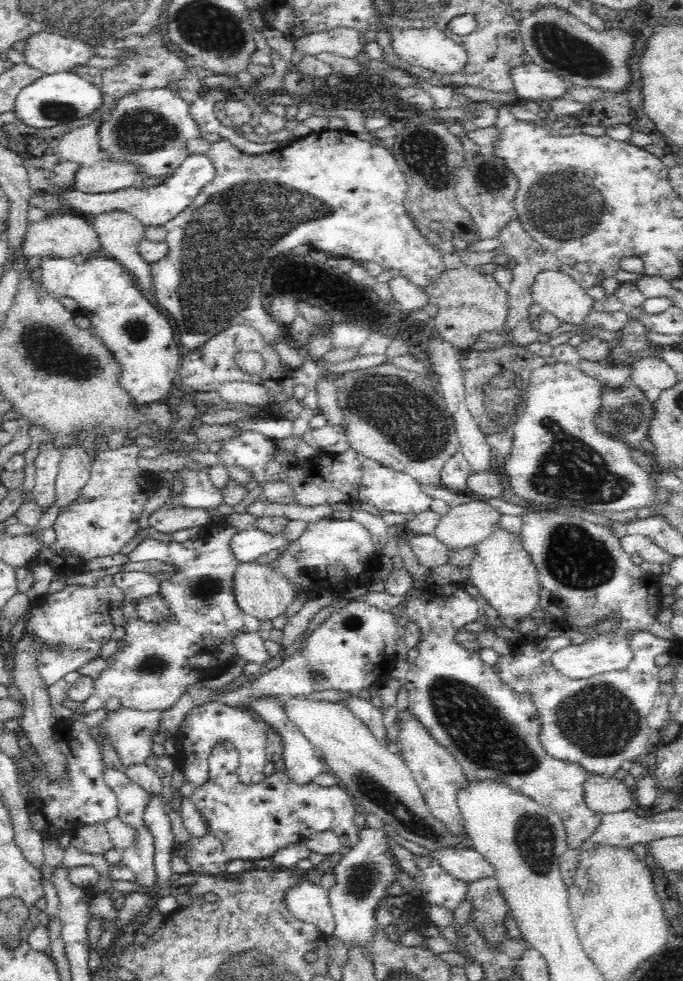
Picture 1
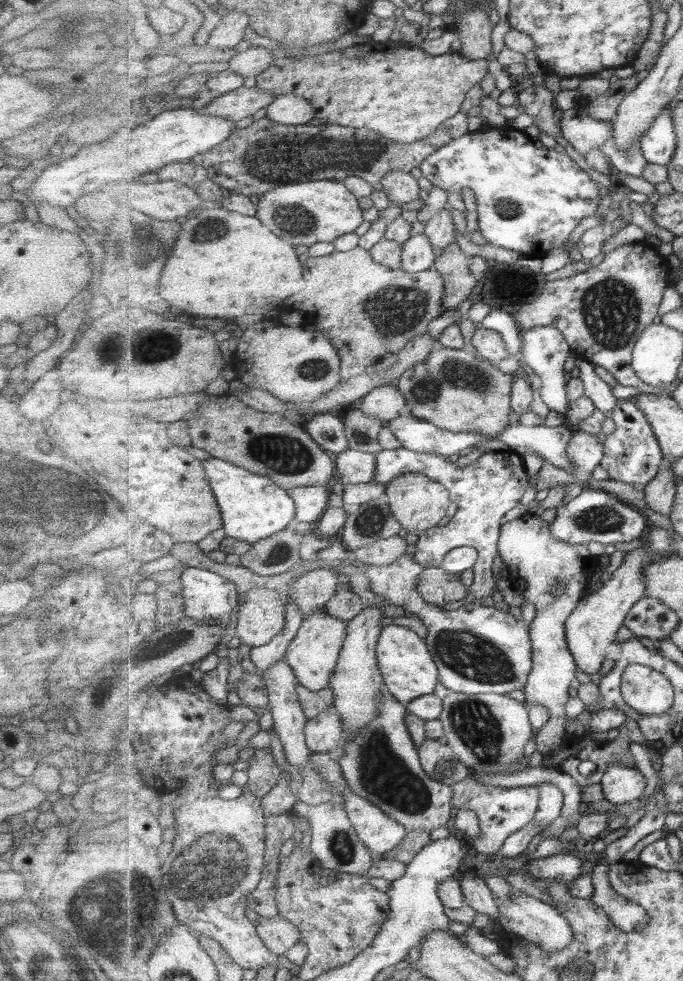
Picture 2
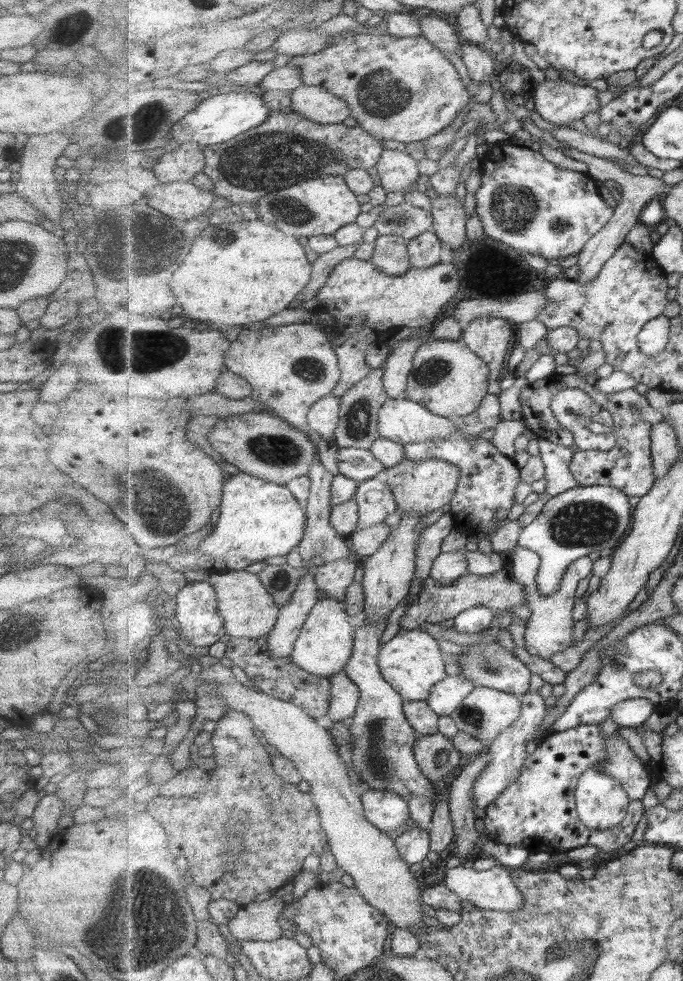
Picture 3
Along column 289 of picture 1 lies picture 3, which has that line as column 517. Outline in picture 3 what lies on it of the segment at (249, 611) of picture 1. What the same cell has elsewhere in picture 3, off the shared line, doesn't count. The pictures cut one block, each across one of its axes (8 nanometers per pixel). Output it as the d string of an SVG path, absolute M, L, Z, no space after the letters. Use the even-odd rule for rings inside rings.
M507 568L489 575L467 573L455 581L455 584L450 585L437 584L437 580L429 577L422 583L422 591L414 596L407 613L401 617L399 631L419 629L426 623L439 624L443 620L454 620L464 610L469 610L475 606L489 606L489 608L497 611L513 610L513 606L517 606L517 604L519 606L521 604L527 605L525 585L517 581L513 577L513 573Z

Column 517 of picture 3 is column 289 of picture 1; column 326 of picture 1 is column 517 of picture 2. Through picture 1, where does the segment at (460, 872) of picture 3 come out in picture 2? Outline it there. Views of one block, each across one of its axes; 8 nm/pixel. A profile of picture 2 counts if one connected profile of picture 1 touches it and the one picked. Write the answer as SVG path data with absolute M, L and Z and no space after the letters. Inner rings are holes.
M521 890L511 893L507 901L499 901L499 910L501 917L499 917L498 924L501 925L501 930L519 936L522 940L533 944L541 944L542 949L546 952L565 950L576 938L573 926L557 908L549 906L533 896L528 896Z

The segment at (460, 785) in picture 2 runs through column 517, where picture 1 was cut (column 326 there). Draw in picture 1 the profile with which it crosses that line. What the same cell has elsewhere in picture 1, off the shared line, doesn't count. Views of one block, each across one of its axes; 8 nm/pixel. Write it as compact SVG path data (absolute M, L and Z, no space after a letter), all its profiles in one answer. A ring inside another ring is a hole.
M216 742L216 744L214 744L214 746L212 746L212 752L210 753L209 758L207 759L208 762L208 777L207 777L207 784L204 787L200 787L197 788L191 796L189 796L190 801L192 801L192 803L194 803L194 805L196 805L196 809L198 809L198 812L200 812L200 814L202 814L202 816L206 819L207 822L207 827L208 827L208 834L206 834L206 836L204 836L204 838L200 838L200 839L196 839L196 838L192 838L190 839L190 848L188 848L188 850L185 850L185 848L182 848L182 850L178 849L178 847L174 847L174 851L175 850L179 850L179 856L182 857L184 859L184 861L186 863L188 863L188 865L190 865L190 869L189 872L192 874L205 874L207 873L208 875L216 875L216 874L223 874L226 871L227 865L232 861L232 860L239 860L241 859L246 865L256 861L257 859L260 858L269 858L274 856L274 854L277 854L281 849L287 848L290 845L296 845L297 843L303 843L303 840L306 840L308 838L310 838L310 836L312 834L316 834L318 832L326 832L326 831L332 831L334 832L334 835L339 839L339 842L341 843L341 846L344 847L349 847L354 848L354 846L358 845L358 842L360 842L360 831L361 829L358 828L358 826L356 825L356 822L354 822L354 814L358 811L358 808L356 806L356 804L354 804L354 801L352 800L352 797L350 797L350 794L348 794L348 791L346 791L346 789L344 789L344 787L340 787L339 785L336 786L331 786L331 787L323 787L323 786L318 786L317 784L314 783L310 783L307 784L306 786L298 786L296 785L296 783L292 782L292 779L288 779L288 777L286 777L286 771L280 771L280 772L274 772L272 773L269 777L265 777L264 779L262 779L258 784L252 785L252 786L246 786L244 784L242 784L242 782L239 781L239 775L237 774L237 770L239 768L239 759L238 759L239 753L237 752L237 748L231 743L231 742Z

